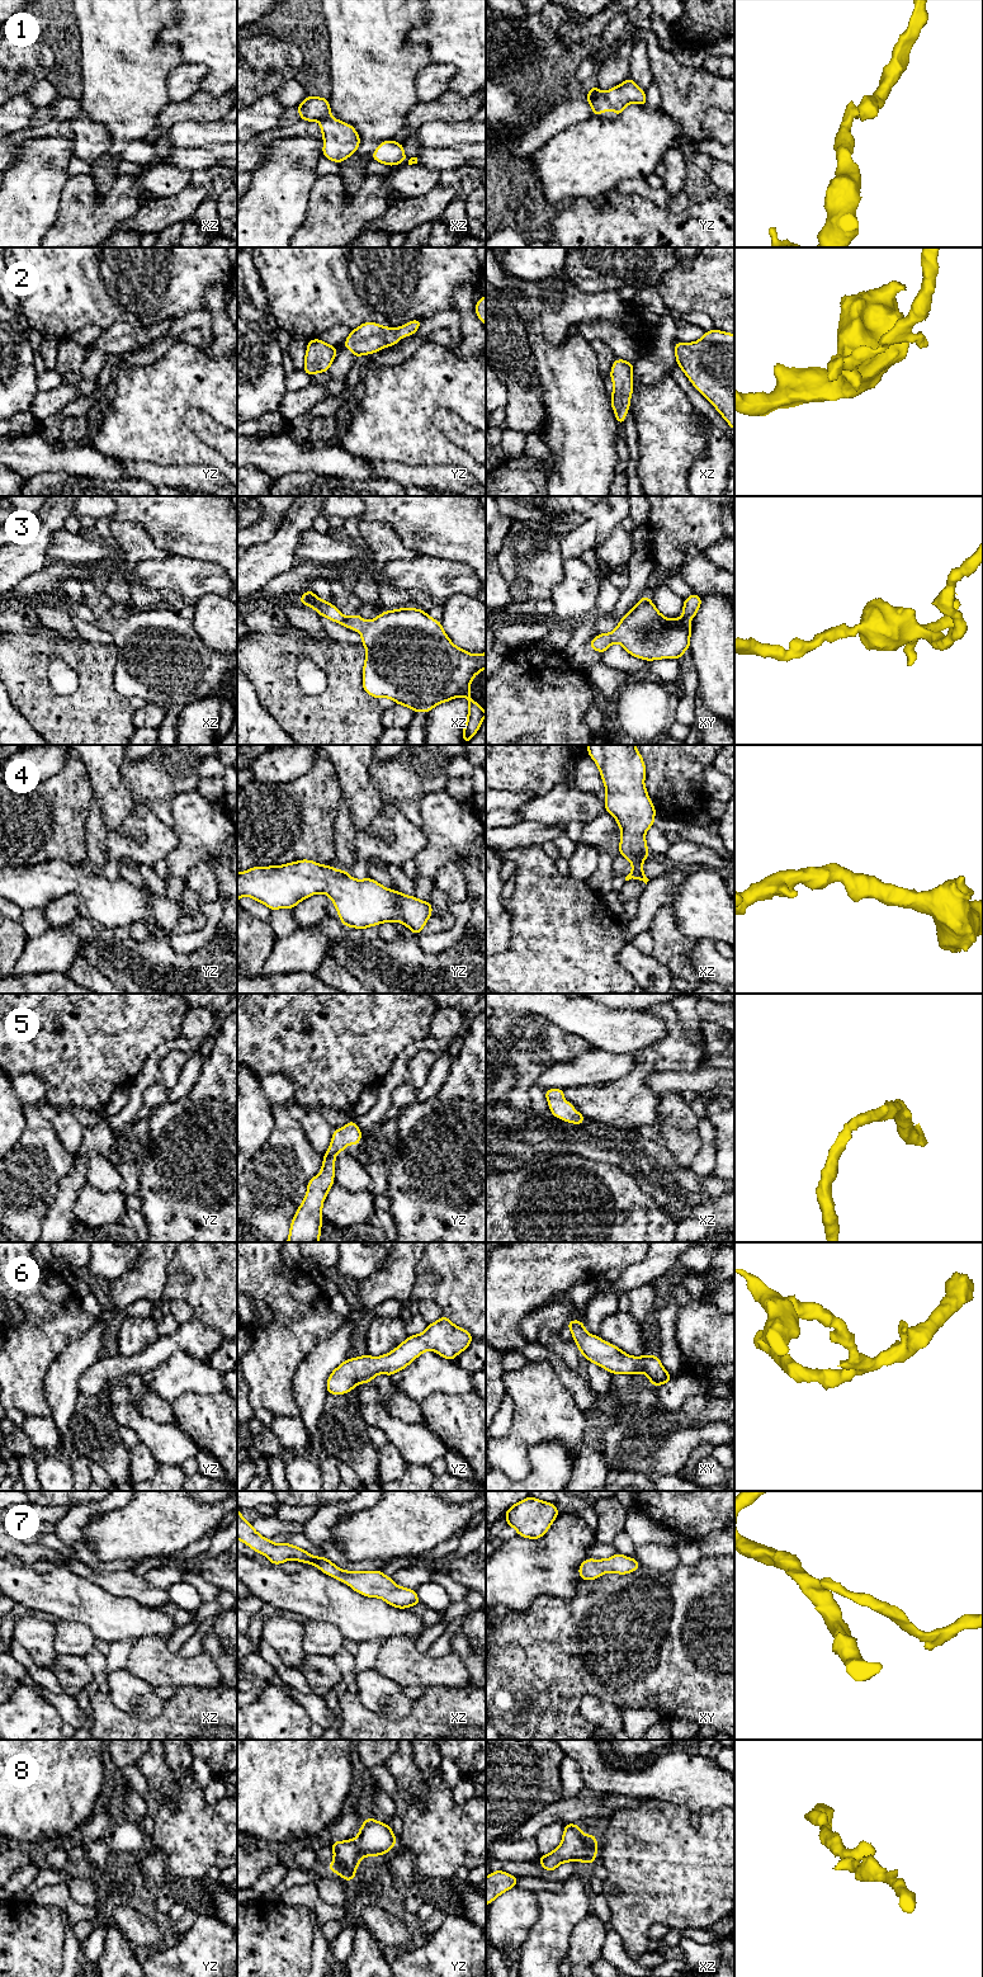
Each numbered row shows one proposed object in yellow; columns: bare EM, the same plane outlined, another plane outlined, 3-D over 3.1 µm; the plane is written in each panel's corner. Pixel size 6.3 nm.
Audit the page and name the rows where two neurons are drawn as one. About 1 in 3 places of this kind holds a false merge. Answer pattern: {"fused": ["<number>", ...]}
{"fused": []}

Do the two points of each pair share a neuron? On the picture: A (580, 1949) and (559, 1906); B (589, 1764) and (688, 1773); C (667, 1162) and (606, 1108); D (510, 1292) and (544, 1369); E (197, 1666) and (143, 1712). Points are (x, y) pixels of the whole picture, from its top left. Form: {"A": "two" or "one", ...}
{"A": "two", "B": "one", "C": "two", "D": "two", "E": "two"}

